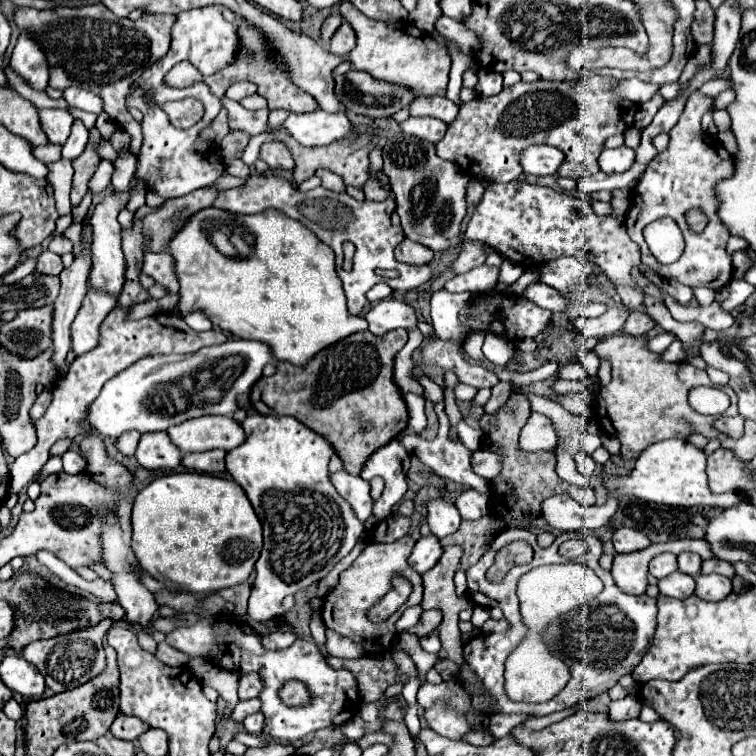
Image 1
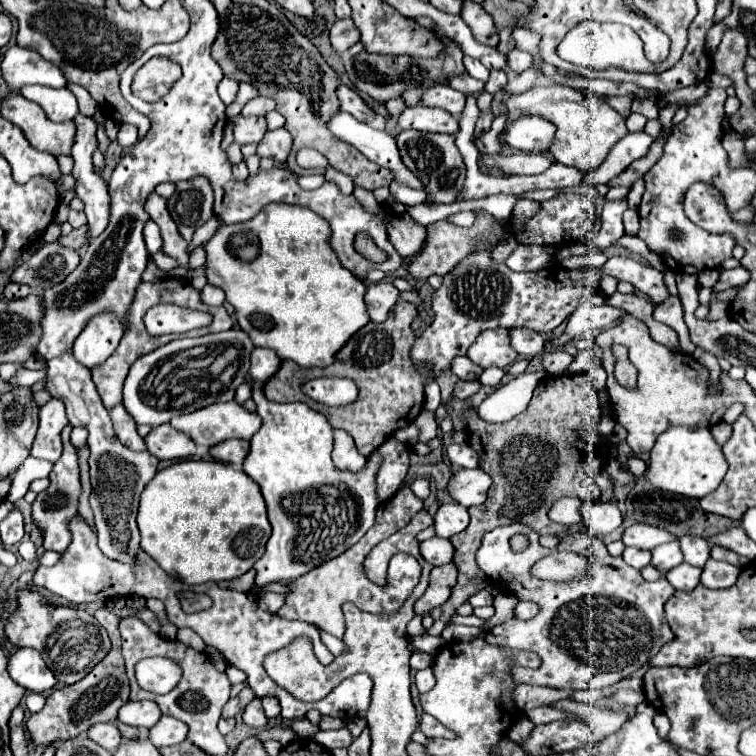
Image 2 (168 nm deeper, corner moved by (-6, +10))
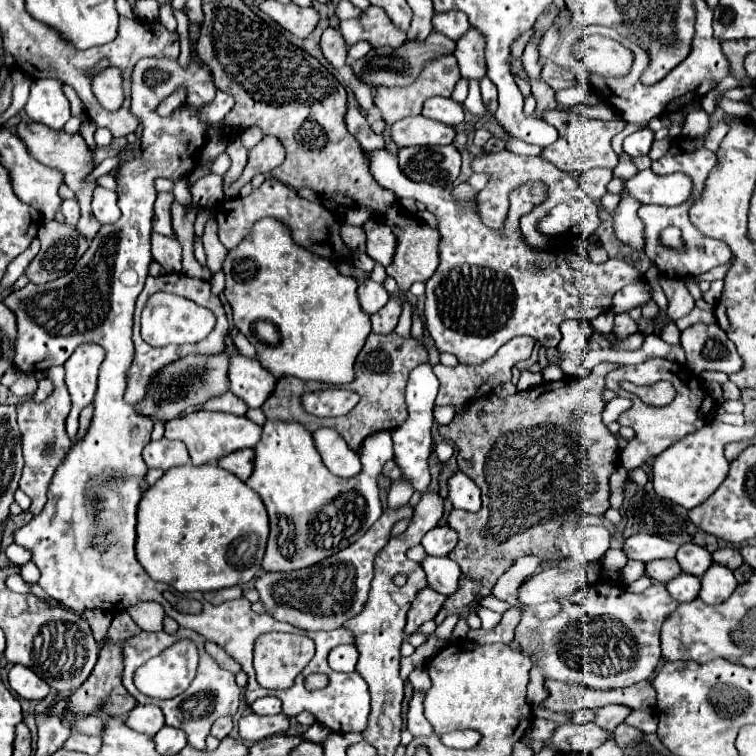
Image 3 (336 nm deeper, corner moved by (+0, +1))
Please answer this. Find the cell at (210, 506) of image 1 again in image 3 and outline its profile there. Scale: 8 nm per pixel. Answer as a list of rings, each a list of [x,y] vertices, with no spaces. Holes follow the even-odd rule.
[[[181,465],[165,471],[165,475],[143,493],[137,513],[135,553],[143,569],[153,581],[161,581],[179,593],[219,591],[251,581],[265,555],[269,535],[269,519],[261,497],[241,479],[217,465]]]

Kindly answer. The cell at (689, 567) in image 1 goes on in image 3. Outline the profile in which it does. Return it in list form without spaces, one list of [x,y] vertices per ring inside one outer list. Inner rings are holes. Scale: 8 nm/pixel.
[[[693,543],[681,545],[675,559],[679,561],[683,573],[689,573],[689,575],[695,575],[695,577],[701,577],[713,563],[711,553],[703,547],[699,547],[699,545],[693,545]]]

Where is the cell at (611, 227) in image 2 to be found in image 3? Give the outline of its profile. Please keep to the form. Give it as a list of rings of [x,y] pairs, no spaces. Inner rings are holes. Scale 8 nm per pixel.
[[[651,169],[639,171],[637,175],[623,181],[623,189],[627,195],[637,199],[639,203],[657,203],[657,205],[679,205],[689,197],[691,179],[681,173],[673,173],[659,177]]]

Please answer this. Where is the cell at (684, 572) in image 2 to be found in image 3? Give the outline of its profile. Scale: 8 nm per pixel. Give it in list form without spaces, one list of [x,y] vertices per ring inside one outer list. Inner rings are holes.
[[[679,573],[675,579],[671,579],[667,583],[667,591],[669,595],[679,601],[679,603],[685,603],[685,601],[693,601],[697,597],[701,589],[701,583],[697,577],[693,575],[687,575],[687,573]]]

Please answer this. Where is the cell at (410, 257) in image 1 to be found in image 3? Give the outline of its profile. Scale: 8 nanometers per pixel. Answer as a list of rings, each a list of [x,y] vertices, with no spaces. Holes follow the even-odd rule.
[[[369,219],[363,227],[367,233],[367,255],[377,263],[381,263],[383,267],[387,267],[397,247],[395,233],[385,223],[379,223],[377,219]]]

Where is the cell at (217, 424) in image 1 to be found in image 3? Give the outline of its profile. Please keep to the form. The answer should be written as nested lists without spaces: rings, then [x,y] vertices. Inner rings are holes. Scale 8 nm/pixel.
[[[195,411],[185,417],[177,417],[165,423],[165,437],[179,439],[187,445],[193,465],[203,465],[209,459],[221,459],[237,449],[253,447],[261,437],[261,427],[249,421],[247,417],[237,417],[231,413],[217,413],[217,411]]]

